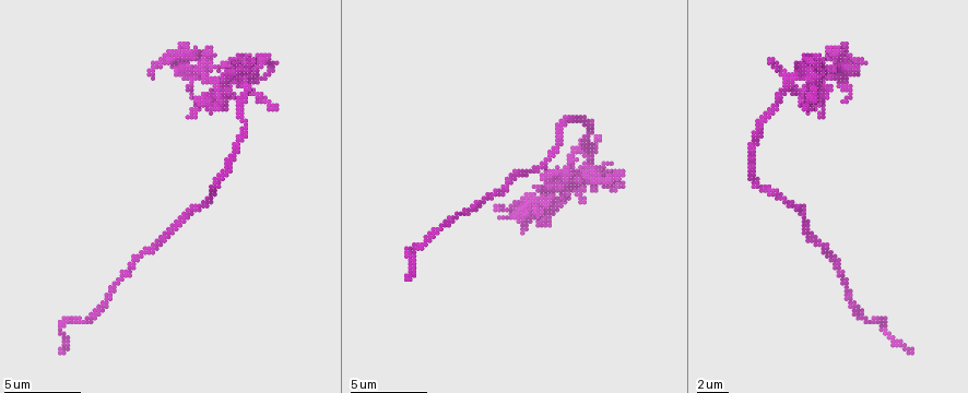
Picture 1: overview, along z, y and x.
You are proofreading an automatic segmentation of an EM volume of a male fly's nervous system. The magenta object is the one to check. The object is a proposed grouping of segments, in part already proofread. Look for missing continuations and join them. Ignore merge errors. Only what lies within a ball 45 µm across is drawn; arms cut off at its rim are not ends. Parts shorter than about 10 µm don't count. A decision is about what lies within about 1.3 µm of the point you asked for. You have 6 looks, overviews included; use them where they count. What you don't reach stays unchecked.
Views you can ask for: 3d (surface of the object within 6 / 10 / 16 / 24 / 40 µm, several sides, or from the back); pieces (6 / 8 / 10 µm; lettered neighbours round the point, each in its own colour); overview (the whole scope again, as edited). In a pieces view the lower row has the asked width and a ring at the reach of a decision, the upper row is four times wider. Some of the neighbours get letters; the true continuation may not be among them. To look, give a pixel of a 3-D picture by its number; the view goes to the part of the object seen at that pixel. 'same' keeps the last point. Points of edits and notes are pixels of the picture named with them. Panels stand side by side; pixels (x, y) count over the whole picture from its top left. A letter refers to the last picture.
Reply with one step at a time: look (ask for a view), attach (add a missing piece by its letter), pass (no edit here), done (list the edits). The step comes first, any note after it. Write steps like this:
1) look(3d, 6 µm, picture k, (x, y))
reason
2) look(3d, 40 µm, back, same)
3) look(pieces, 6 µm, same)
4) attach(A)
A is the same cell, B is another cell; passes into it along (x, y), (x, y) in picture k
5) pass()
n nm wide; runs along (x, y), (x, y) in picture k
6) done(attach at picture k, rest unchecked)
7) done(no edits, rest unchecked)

look(pieces, 10 µm, picture 1, (151, 74))

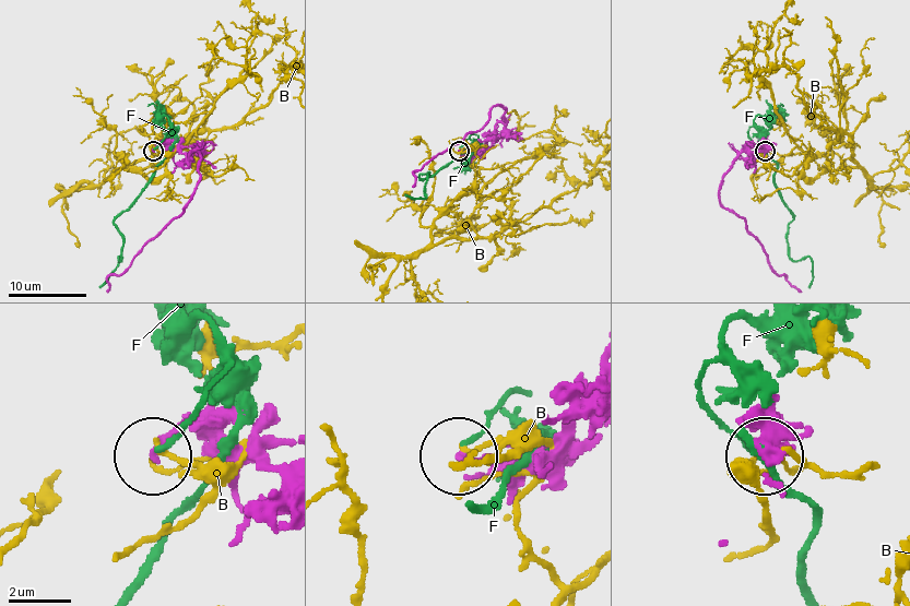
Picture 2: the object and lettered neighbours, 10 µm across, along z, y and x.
pass()
B and F are other cells; runs along (182, 211), (200, 176), (199, 153), (165, 142), (152, 150) in picture 2; none of them fits

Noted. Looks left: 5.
look(pieces, 8 µm, picture 1, (807, 110))

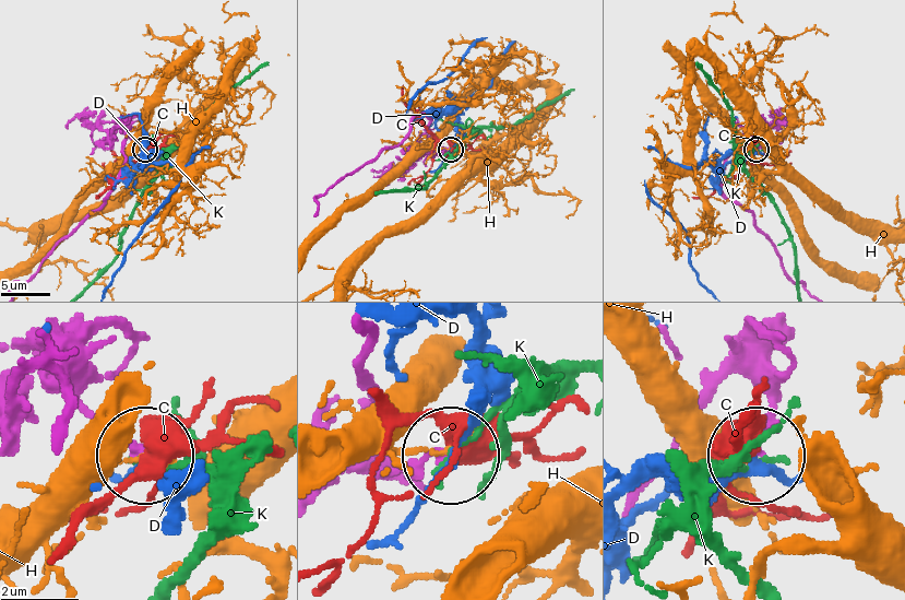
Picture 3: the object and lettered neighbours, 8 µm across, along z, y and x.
pass()
C, D, H and K are other cells; none of them fits

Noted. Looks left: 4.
look(pieces, 10 µm, picture 1, (251, 62))
branch stops here

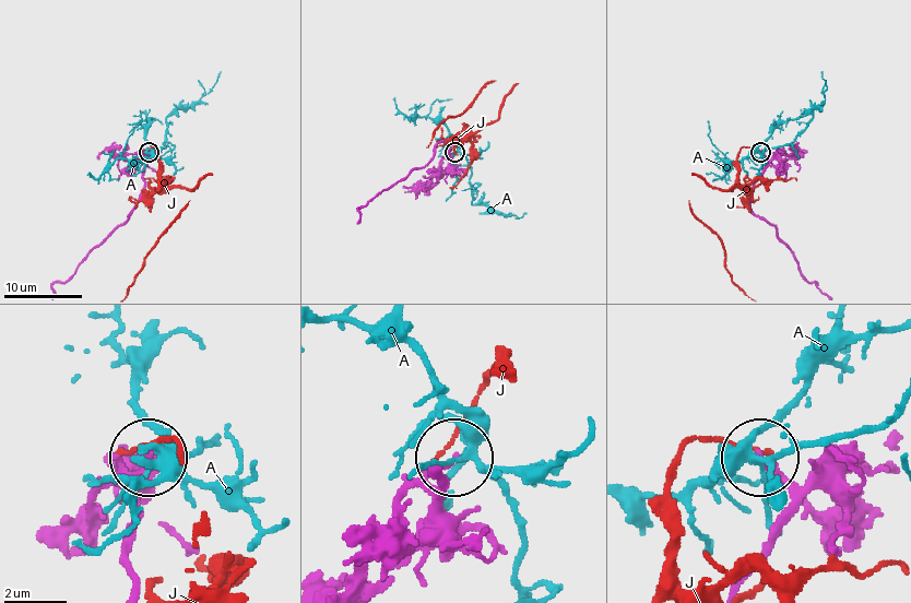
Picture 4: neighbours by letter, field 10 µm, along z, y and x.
pass()
A and J are other cells; none of them fits

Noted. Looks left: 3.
done(no edits, rest unchecked)

